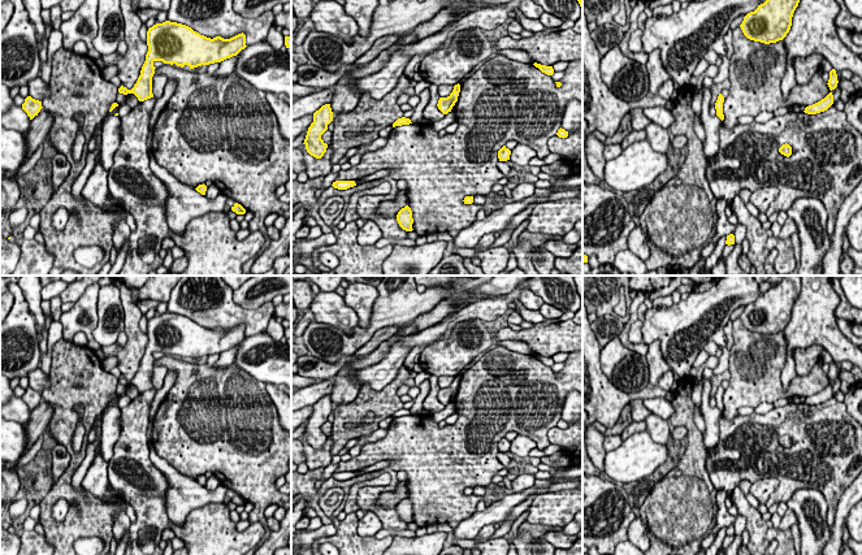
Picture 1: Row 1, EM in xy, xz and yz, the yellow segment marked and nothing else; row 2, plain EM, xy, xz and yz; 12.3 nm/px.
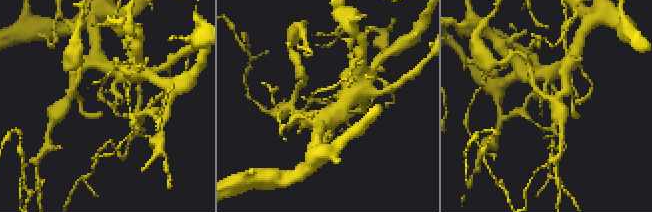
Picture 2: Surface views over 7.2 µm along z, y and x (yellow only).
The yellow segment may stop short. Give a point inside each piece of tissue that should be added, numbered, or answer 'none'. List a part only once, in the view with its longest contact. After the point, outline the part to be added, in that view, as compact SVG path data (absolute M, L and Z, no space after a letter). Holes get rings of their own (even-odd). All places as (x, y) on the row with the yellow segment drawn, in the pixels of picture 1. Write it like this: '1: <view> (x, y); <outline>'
none

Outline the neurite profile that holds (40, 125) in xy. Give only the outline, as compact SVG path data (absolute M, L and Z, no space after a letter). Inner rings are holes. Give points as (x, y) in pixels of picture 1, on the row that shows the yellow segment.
M42 108L40 112L31 120L30 131L23 134L29 143L29 153L34 153L36 148L43 144L51 133L53 117Z

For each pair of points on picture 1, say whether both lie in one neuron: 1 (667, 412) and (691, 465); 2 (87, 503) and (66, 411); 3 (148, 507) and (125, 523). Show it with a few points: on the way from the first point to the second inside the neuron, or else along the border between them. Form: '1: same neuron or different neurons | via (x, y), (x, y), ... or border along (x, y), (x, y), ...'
1: different neurons | border along (672, 402), (674, 413), (668, 419)
2: same neuron | via (66, 484), (73, 454), (66, 436)
3: different neurons | border along (131, 523), (129, 529)

